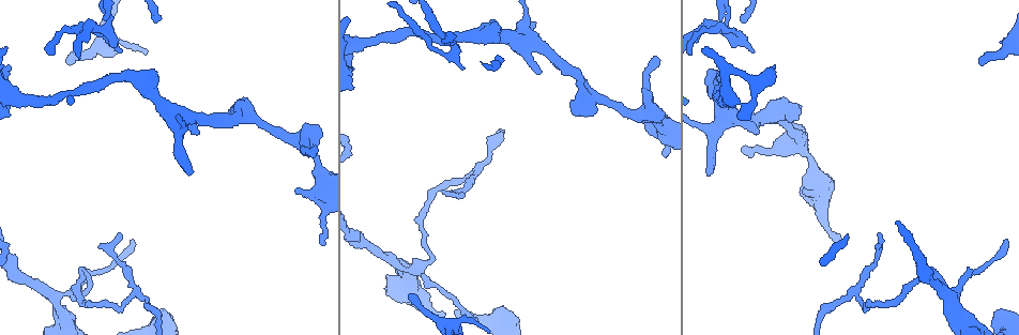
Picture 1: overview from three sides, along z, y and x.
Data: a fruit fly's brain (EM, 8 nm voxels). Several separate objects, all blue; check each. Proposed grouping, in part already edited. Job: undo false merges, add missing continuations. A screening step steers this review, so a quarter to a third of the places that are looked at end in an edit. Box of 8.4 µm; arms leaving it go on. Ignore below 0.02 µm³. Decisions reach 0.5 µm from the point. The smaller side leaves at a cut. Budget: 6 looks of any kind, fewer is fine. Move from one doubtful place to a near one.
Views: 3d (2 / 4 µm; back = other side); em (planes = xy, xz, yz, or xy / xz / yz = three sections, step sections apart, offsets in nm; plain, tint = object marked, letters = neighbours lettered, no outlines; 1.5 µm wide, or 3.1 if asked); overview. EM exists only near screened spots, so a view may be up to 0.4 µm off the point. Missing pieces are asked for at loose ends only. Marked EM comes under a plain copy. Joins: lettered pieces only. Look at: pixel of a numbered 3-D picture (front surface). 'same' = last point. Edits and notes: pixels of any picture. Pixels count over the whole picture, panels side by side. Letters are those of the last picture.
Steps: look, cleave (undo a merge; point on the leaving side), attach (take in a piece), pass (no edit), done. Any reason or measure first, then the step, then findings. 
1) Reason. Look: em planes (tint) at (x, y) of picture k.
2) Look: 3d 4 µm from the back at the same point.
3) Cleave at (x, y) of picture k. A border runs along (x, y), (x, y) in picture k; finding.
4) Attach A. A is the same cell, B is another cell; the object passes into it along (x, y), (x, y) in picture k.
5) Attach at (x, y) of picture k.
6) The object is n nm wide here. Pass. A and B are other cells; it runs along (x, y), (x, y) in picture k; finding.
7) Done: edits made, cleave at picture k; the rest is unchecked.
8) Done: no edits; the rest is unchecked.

An open end. Look: 3d 2 µm at (541, 72) of picture 1.

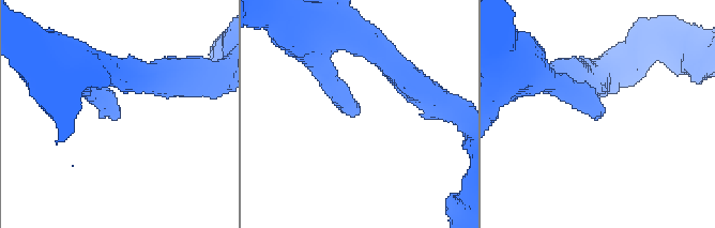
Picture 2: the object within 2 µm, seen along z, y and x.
Need the tissue. Look: em xz step 8 (tint) at (115, 116) of picture 2.

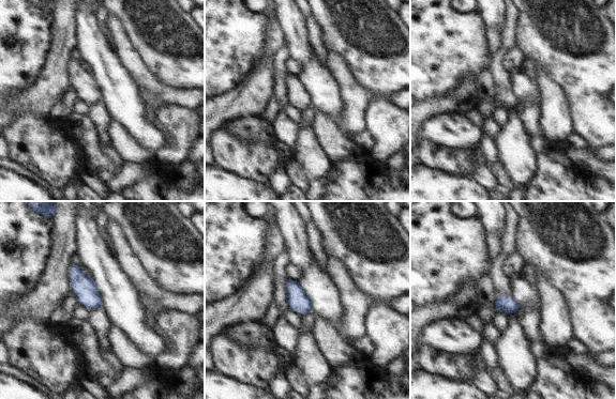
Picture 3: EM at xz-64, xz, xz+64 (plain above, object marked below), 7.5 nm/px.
Look: em planes (letters) at the same point.

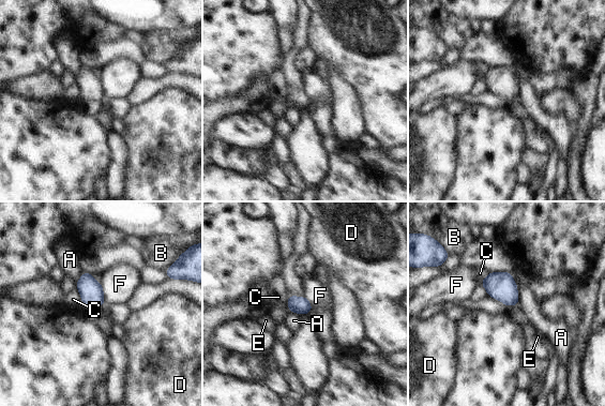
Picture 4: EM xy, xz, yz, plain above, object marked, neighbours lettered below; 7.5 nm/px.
Pass. A, B, C, D, E and F are other cells; no lettered piece goes on from it.

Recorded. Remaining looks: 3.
Tapers out. Look: em yz step 4 (letters) at (463, 69) of picture 1.

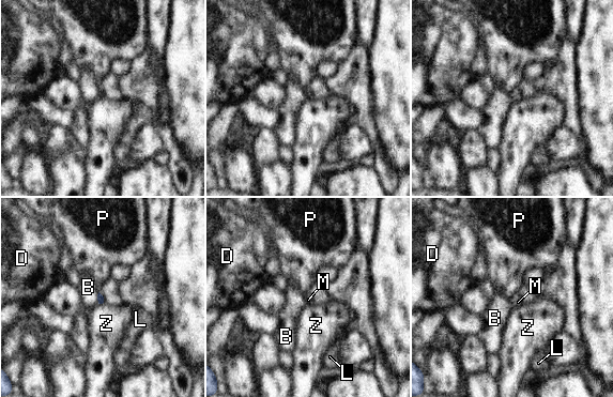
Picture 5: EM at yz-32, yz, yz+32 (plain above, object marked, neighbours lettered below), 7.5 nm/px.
Look: em planes (letters) at the same point.

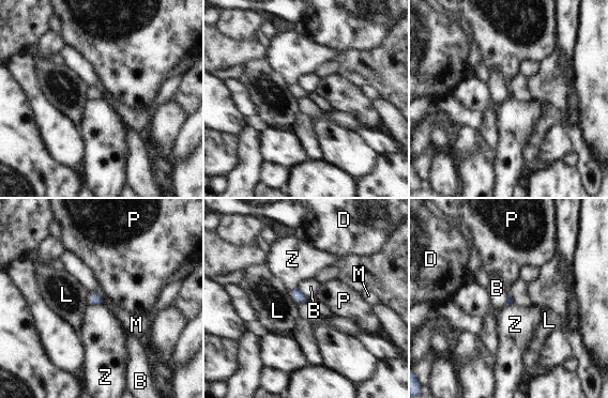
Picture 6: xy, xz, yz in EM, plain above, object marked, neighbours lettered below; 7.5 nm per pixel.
Pass. B, D, L, M, P and Z are other cells; a border runs along (103, 295), (104, 303) in picture 6; none of them fits.

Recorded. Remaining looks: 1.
Done: no edits; the rest is unchecked.

